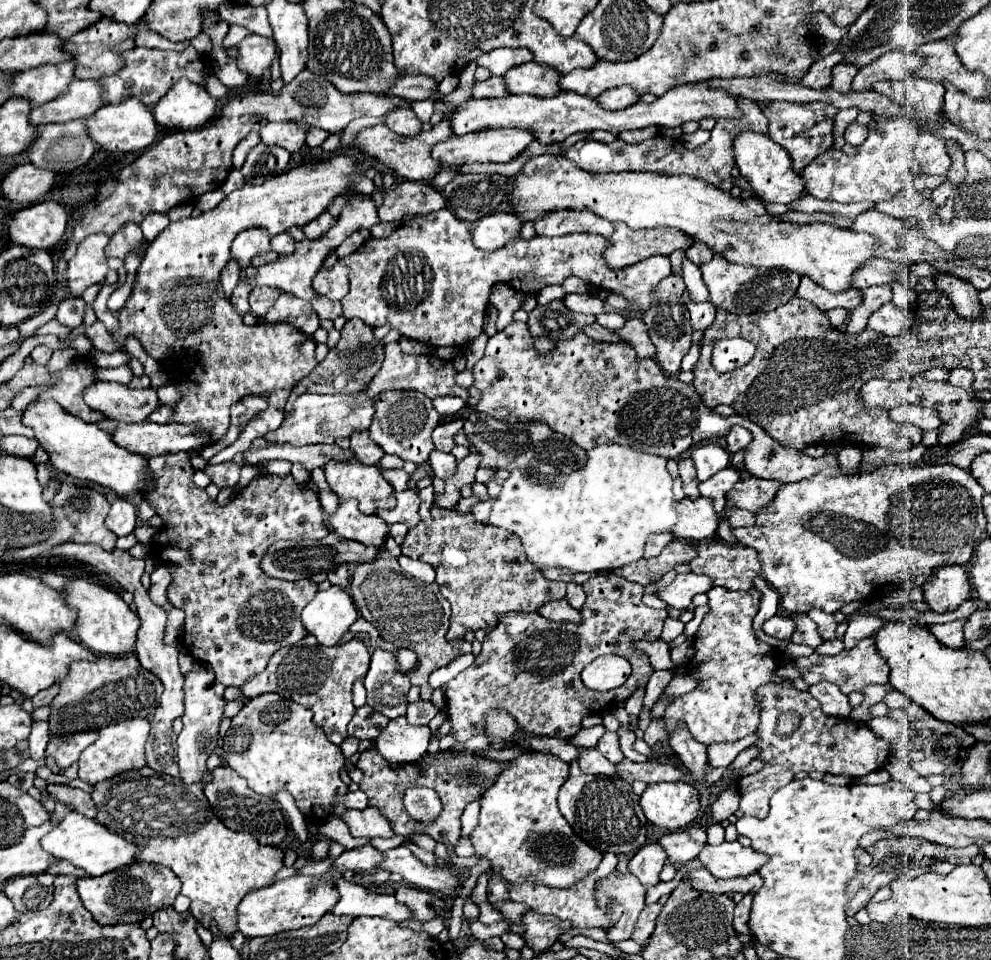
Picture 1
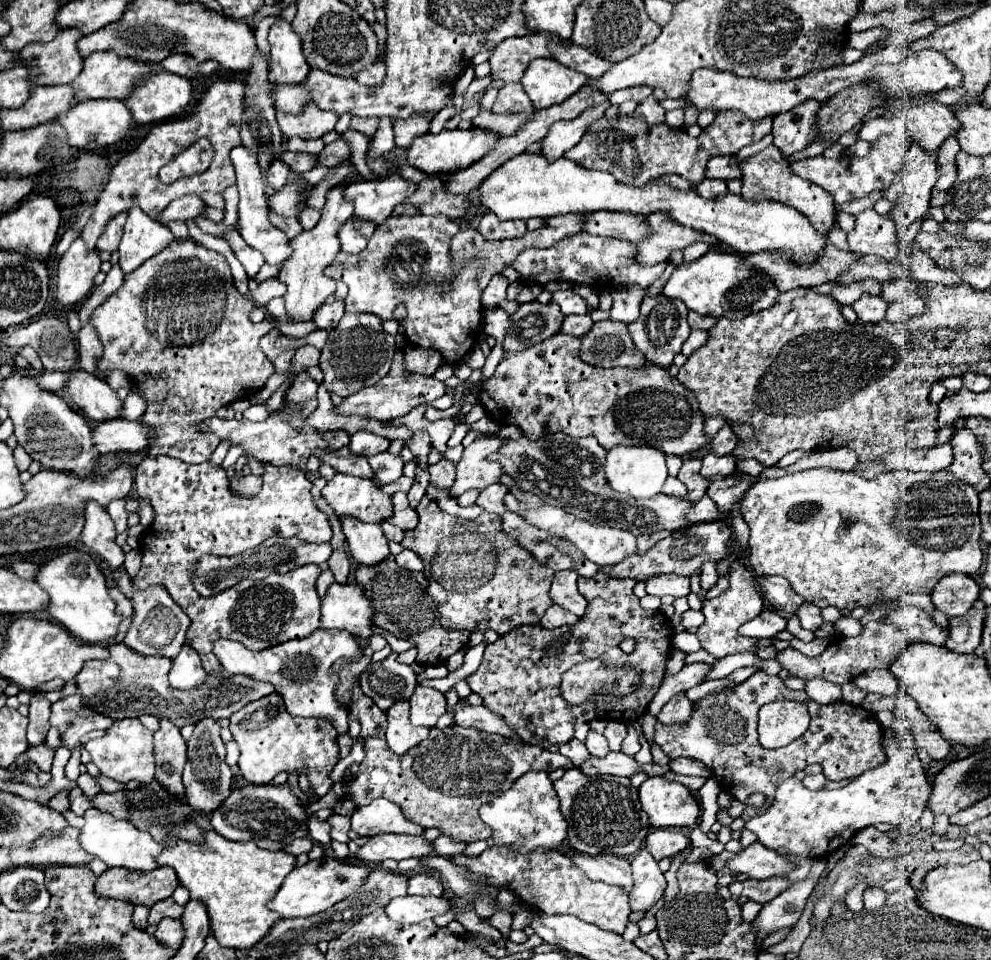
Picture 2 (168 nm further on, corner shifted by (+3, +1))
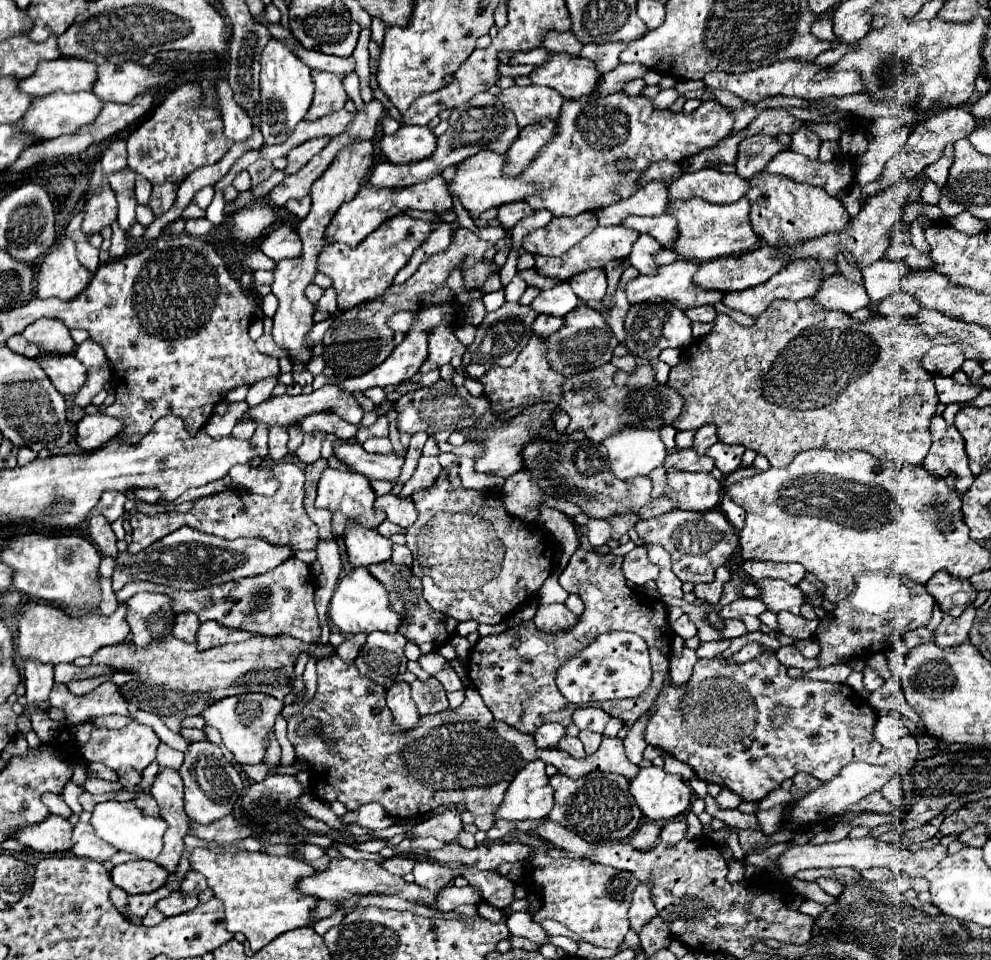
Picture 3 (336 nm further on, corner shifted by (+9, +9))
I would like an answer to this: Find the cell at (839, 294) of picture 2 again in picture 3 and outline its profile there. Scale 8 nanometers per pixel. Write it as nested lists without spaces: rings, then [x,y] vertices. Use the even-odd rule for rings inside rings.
[[[879,259],[869,267],[863,267],[861,275],[865,279],[865,289],[873,305],[883,301],[901,289],[901,279],[909,273],[903,261],[885,261]]]

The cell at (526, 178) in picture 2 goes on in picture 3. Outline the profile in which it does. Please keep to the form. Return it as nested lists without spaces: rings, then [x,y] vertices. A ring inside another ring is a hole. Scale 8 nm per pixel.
[[[479,151],[477,155],[461,161],[457,165],[455,177],[447,183],[449,195],[457,197],[461,201],[463,209],[467,209],[471,213],[483,213],[487,209],[501,207],[501,205],[513,203],[513,201],[523,201],[525,197],[533,195],[535,187],[521,183],[519,177],[503,177],[501,175],[503,163],[505,163],[505,155],[495,155],[493,151]]]

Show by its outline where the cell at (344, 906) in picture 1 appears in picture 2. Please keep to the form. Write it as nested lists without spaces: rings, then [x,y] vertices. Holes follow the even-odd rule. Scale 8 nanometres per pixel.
[[[395,897],[387,903],[385,913],[389,919],[397,923],[419,923],[423,919],[431,919],[435,915],[447,913],[449,901],[443,897]]]

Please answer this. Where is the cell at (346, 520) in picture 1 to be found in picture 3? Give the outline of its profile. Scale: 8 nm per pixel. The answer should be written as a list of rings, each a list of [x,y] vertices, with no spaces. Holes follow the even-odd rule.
[[[349,525],[343,539],[347,545],[349,563],[353,567],[369,567],[371,563],[383,563],[391,559],[391,539],[379,535],[375,529]]]

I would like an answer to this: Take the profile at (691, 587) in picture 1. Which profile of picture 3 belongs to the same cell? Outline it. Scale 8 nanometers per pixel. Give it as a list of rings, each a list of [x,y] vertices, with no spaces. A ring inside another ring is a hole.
[[[635,547],[623,559],[623,573],[625,573],[625,579],[629,579],[633,585],[641,587],[651,579],[657,579],[659,567],[649,561],[645,547]]]

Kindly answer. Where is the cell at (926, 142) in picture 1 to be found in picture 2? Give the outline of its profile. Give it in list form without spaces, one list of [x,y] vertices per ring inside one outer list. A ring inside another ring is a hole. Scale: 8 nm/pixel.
[[[917,143],[909,147],[907,163],[903,167],[903,197],[899,197],[893,211],[889,211],[889,217],[893,217],[897,225],[897,235],[901,235],[915,219],[925,217],[931,201],[931,189],[939,177],[935,161],[935,155],[921,149]]]

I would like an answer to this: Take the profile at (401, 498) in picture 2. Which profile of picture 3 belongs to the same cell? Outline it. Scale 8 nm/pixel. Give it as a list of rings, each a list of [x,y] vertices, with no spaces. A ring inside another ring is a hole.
[[[389,493],[375,499],[375,509],[381,509],[387,513],[387,519],[403,529],[411,527],[417,519],[417,511],[411,499],[399,499],[397,495]]]

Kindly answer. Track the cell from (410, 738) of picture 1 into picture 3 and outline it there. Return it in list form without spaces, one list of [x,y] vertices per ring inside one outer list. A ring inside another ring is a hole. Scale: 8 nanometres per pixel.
[[[401,681],[395,683],[389,691],[387,691],[387,707],[393,711],[395,723],[399,727],[413,727],[419,721],[419,713],[415,709],[415,701],[411,699],[411,685]]]

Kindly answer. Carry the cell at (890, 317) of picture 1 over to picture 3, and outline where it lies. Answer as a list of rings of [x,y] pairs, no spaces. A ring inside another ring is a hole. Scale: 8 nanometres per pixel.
[[[833,275],[825,277],[821,281],[821,287],[817,293],[811,297],[821,309],[827,311],[843,311],[843,313],[855,313],[857,309],[863,309],[869,305],[867,291],[863,285],[851,283],[843,275]]]

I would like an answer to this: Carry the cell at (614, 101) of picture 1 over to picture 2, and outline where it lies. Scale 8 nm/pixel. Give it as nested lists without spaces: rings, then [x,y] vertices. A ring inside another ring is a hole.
[[[599,103],[595,107],[585,109],[579,117],[569,119],[569,121],[559,121],[553,125],[553,131],[549,131],[549,135],[541,141],[543,145],[543,155],[549,159],[559,159],[565,155],[565,151],[569,151],[575,143],[579,143],[579,139],[583,137],[583,133],[591,127],[591,123],[595,123],[597,119],[603,117],[603,113],[607,111],[611,103]]]

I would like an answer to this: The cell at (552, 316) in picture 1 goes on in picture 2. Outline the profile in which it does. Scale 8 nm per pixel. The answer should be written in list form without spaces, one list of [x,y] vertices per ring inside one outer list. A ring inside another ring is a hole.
[[[529,301],[523,303],[511,319],[513,323],[507,329],[503,347],[509,351],[519,351],[523,345],[535,345],[555,335],[561,329],[563,313],[557,303],[543,305],[539,301]]]

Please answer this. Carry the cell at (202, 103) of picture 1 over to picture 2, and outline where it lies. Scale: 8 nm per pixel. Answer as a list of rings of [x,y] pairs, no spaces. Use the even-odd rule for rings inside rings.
[[[165,71],[165,75],[153,75],[153,79],[141,83],[125,103],[129,103],[137,123],[161,123],[167,117],[187,113],[193,93],[193,83],[187,77]]]

